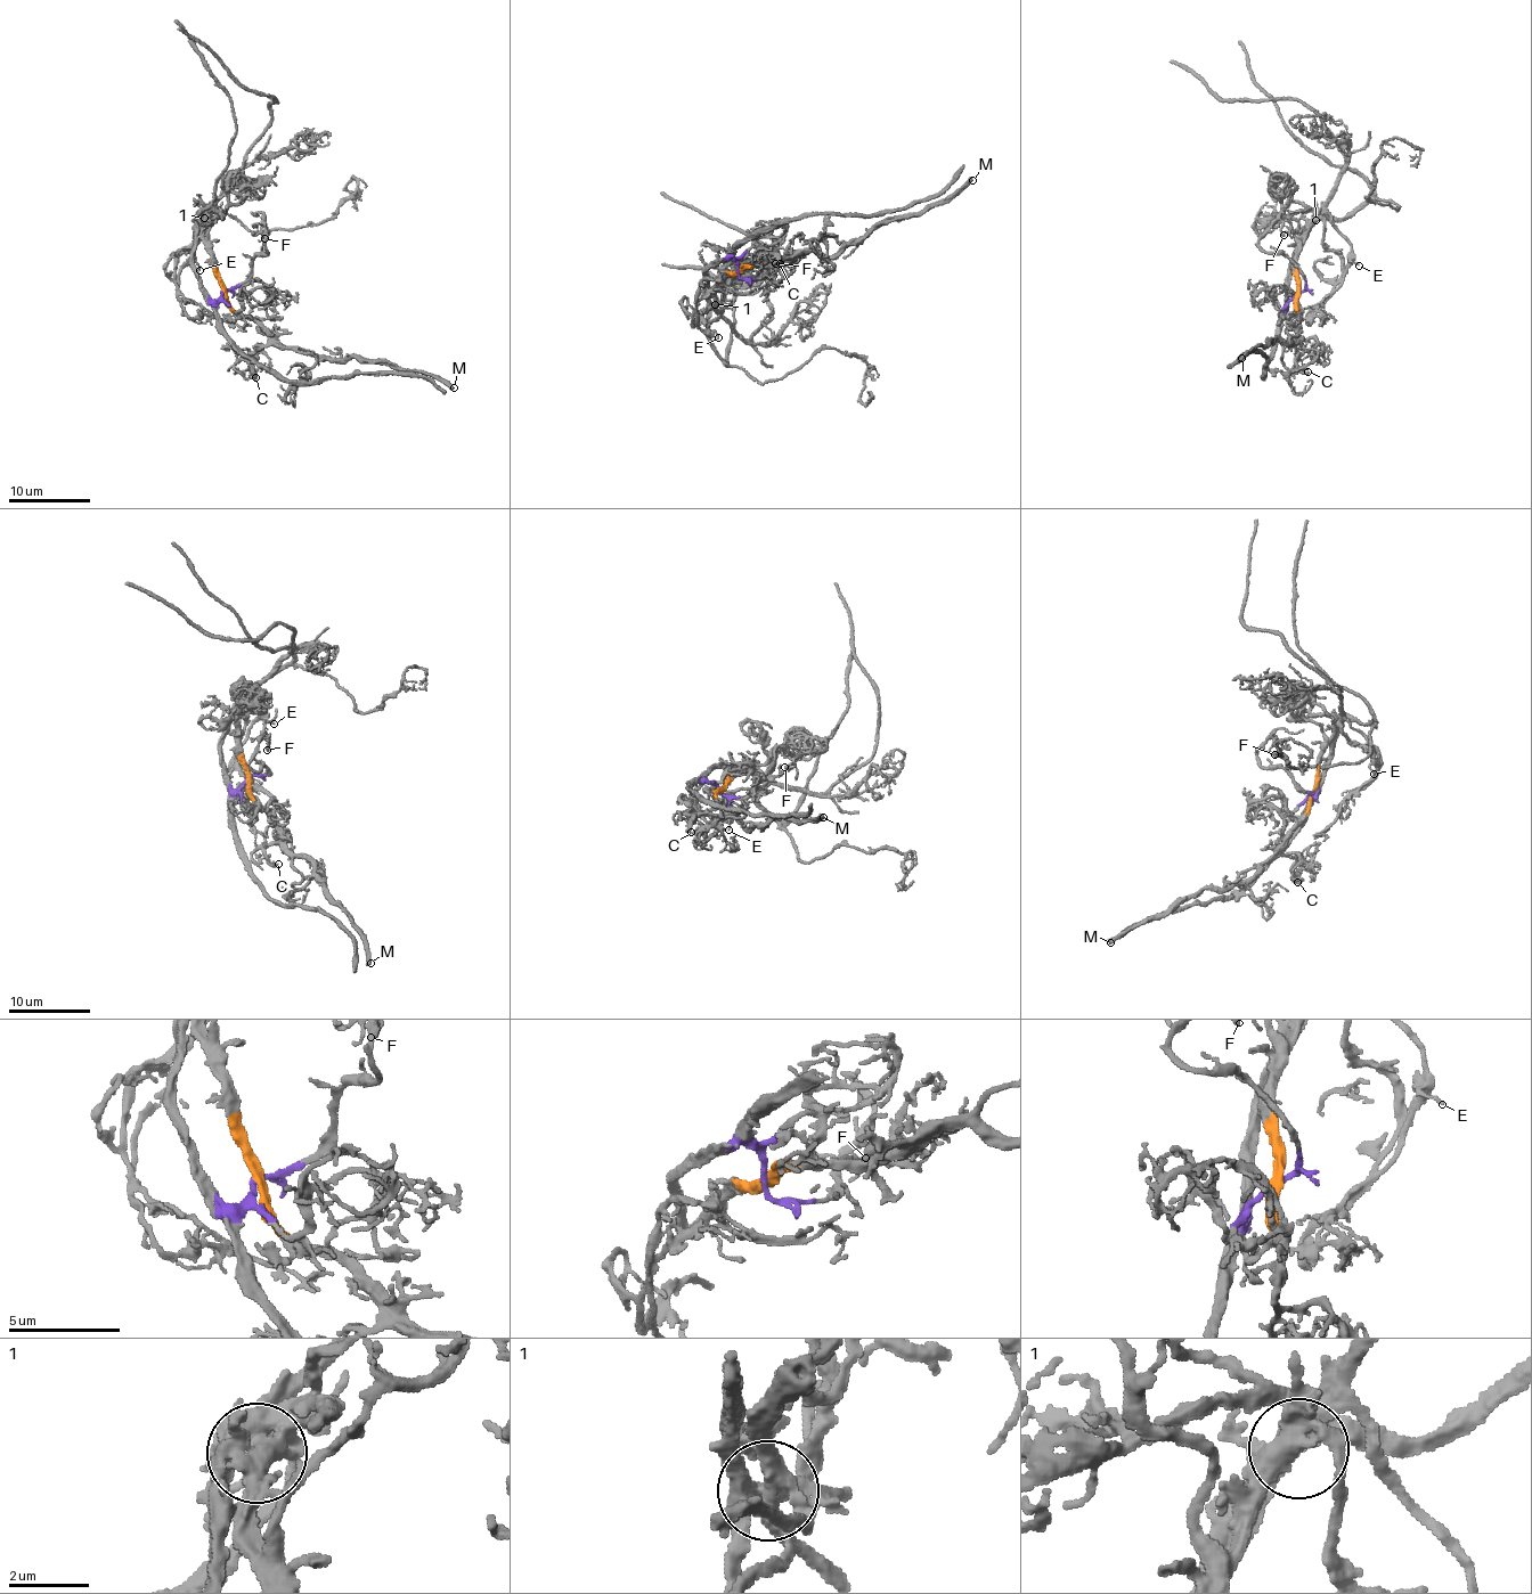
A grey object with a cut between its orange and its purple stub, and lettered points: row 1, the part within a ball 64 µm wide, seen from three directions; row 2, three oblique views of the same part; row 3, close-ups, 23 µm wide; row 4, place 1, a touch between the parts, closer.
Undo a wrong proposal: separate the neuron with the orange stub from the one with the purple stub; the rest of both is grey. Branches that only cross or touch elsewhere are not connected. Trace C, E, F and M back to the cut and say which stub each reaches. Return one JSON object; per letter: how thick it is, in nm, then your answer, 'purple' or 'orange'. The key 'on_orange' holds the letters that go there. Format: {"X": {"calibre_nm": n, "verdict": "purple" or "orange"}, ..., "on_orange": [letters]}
{"C": {"calibre_nm": 280, "verdict": "orange"}, "E": {"calibre_nm": 130, "verdict": "orange"}, "F": {"calibre_nm": 190, "verdict": "purple"}, "M": {"calibre_nm": 360, "verdict": "orange"}, "on_orange": ["C", "E", "M"]}

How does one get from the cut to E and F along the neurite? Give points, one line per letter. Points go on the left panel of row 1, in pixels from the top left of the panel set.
E: (222, 289), (214, 253), (203, 227), (208, 213), (194, 235), (200, 270)
F: (222, 289), (236, 289), (246, 278), (259, 255), (268, 252), (263, 221), (269, 234), (265, 239)

